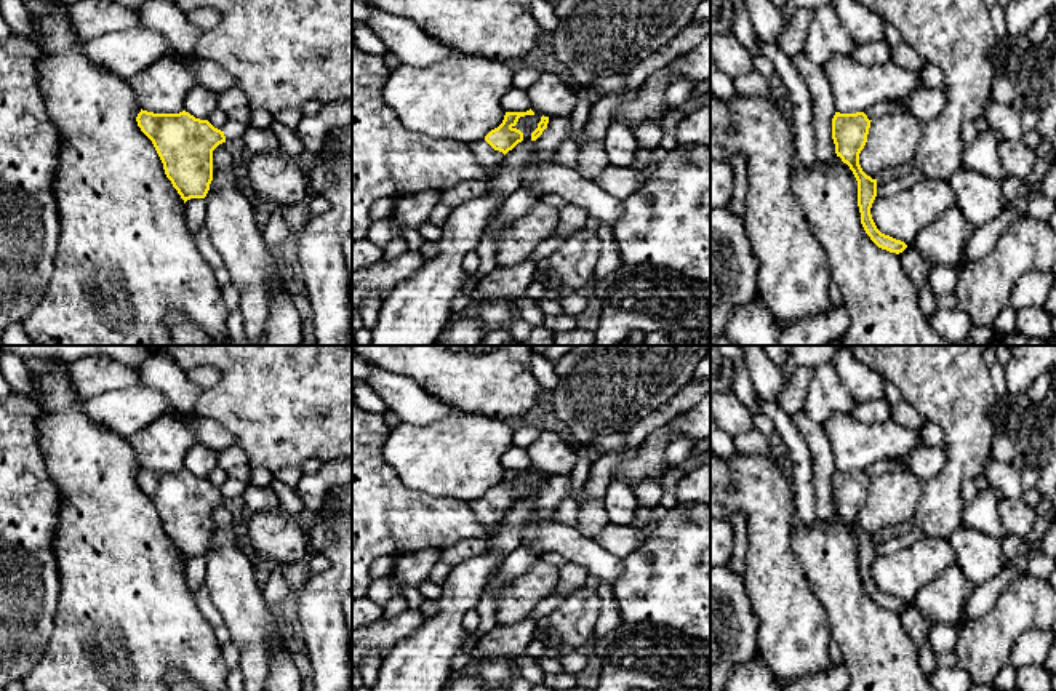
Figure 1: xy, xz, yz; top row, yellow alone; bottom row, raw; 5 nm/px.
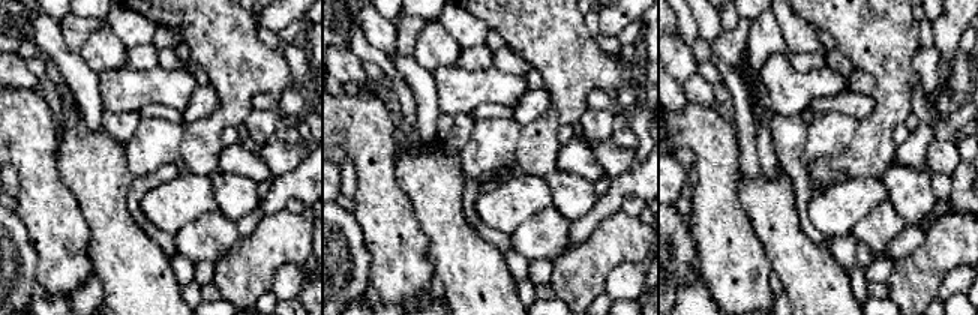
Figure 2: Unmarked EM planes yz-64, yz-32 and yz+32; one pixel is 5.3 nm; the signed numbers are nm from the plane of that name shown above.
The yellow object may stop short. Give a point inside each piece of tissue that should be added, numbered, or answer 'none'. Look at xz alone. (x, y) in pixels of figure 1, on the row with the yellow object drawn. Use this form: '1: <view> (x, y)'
1: xz (487, 157)

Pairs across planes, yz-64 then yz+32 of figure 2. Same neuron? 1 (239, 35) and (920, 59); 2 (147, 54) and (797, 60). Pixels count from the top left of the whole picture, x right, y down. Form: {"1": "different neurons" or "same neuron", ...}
{"1": "different neurons", "2": "same neuron"}

